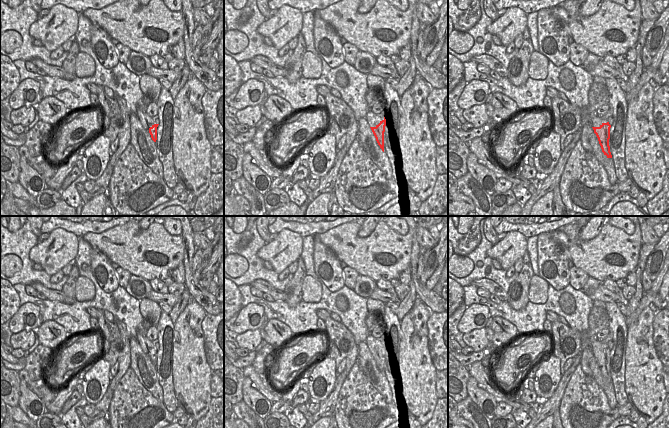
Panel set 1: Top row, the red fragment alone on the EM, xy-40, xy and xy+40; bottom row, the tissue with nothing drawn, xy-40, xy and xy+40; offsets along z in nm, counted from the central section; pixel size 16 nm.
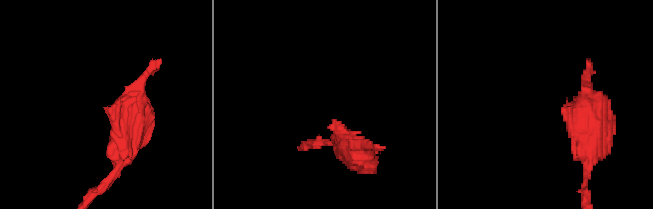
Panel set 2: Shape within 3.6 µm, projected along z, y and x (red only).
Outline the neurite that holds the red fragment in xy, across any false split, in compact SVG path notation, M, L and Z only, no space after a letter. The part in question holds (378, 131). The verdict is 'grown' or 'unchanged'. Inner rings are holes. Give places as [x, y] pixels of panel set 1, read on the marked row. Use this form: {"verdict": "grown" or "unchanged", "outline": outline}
{"verdict": "unchanged", "outline": "M384 117L384 119L382 121L380 121L380 123L378 125L376 125L375 127L370 127L376 138L378 145L380 146L380 148L382 149L383 152L384 152L385 126L386 126L386 119Z"}

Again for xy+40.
{"verdict": "unchanged", "outline": "M607 122L602 123L599 127L592 127L592 128L598 138L599 144L601 146L604 155L606 155L607 158L612 158L609 146L611 125L609 124L609 122Z"}

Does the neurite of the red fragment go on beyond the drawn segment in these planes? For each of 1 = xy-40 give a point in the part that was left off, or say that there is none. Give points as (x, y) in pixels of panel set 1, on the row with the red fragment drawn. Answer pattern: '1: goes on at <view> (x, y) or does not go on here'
1: does not go on here

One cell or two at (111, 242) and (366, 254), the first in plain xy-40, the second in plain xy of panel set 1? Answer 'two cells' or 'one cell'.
one cell

